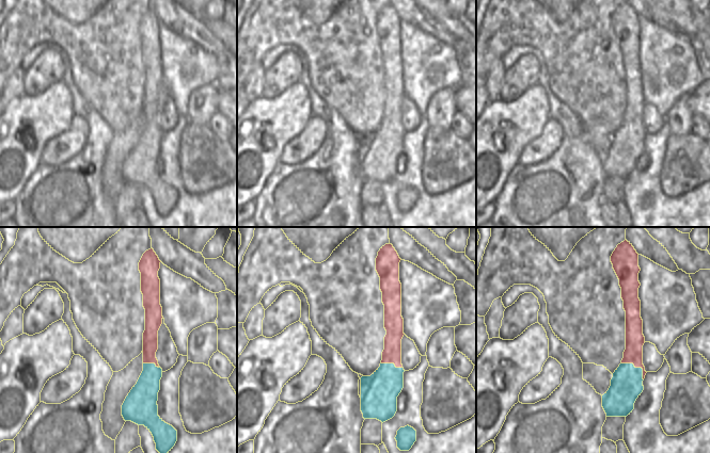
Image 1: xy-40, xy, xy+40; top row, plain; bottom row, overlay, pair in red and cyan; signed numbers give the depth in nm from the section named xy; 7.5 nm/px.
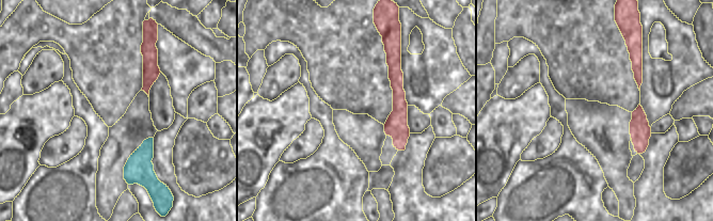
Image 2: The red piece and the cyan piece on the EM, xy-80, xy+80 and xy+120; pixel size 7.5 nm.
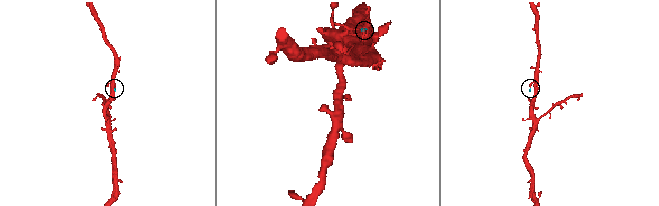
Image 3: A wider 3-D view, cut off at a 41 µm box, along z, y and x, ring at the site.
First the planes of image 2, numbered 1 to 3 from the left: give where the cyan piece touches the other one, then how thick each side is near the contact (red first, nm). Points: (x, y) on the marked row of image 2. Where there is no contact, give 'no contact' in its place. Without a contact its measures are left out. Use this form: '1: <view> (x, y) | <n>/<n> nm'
1: no contact
2: no contact
3: no contact

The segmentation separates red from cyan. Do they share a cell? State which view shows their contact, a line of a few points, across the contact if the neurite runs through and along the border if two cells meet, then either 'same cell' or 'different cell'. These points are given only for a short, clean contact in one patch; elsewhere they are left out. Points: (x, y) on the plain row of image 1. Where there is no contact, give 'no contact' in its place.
xy+40 | xy+40 (621, 124), (631, 124), (635, 128), (640, 128), (643, 141) | different cell

